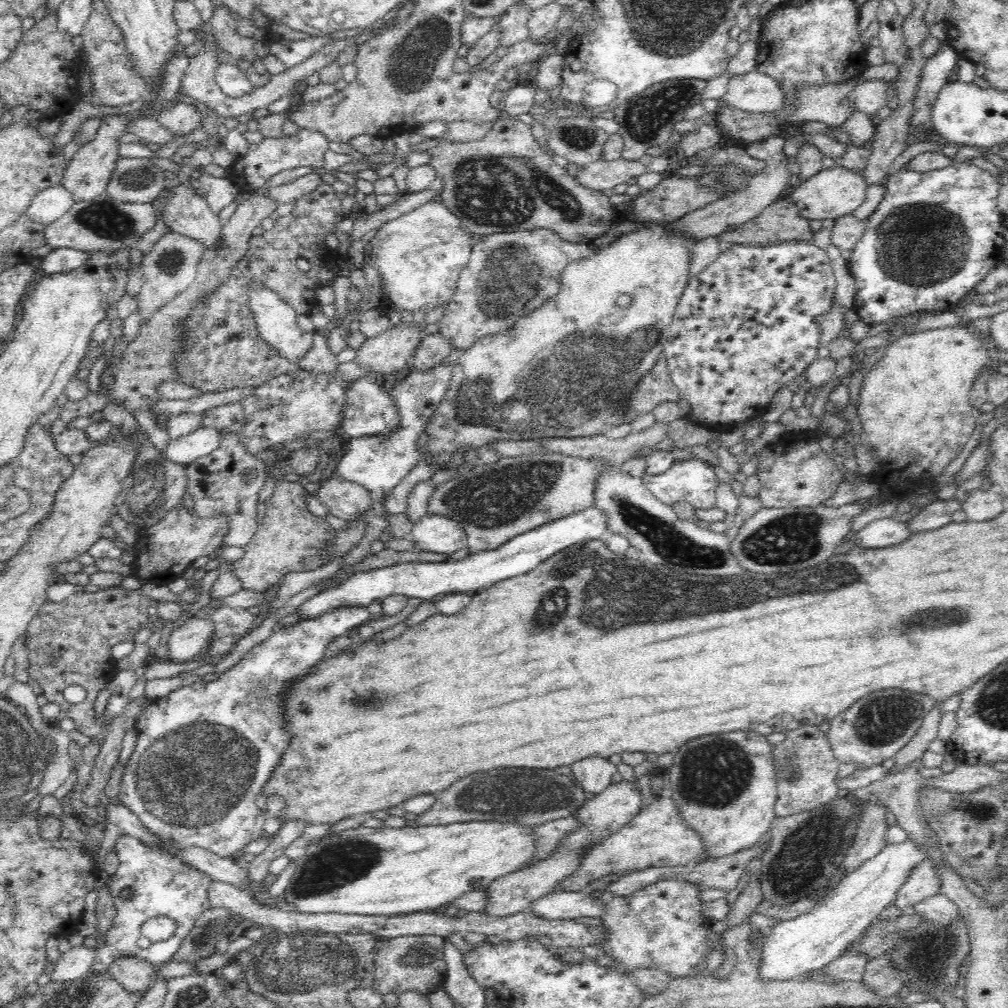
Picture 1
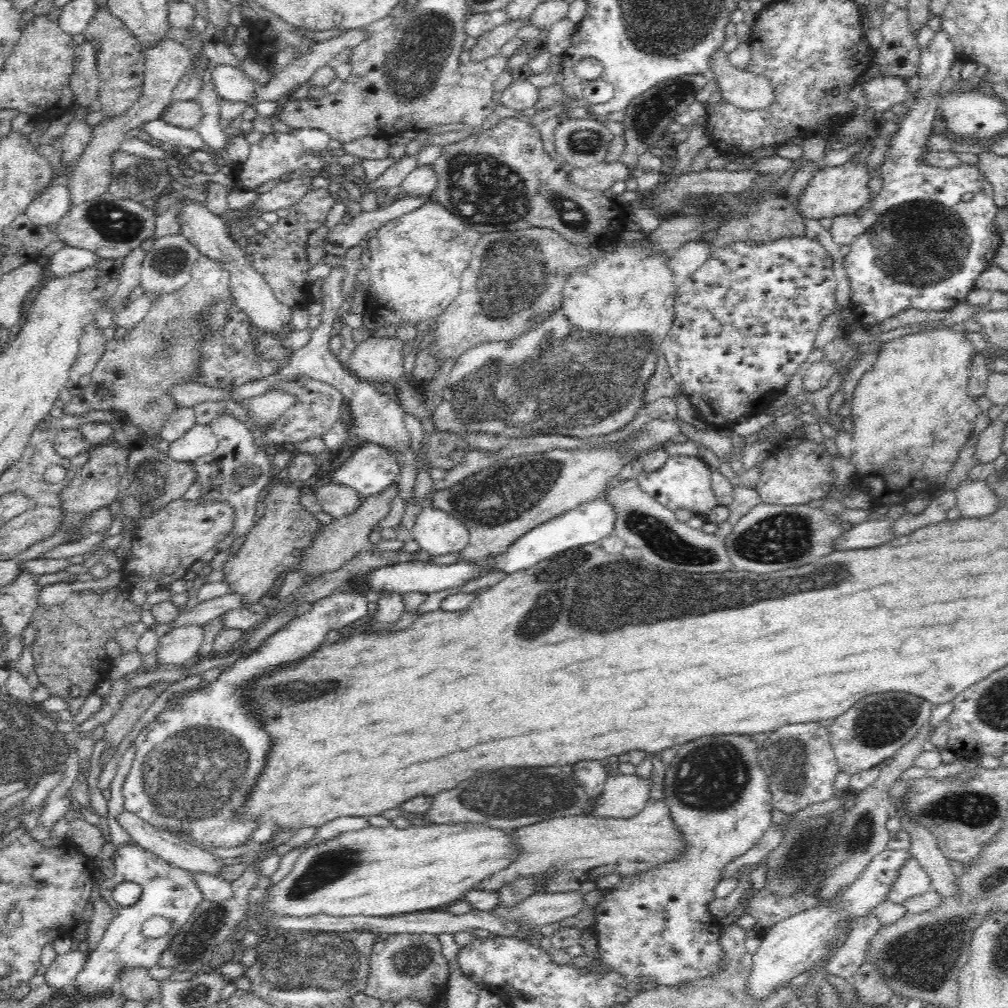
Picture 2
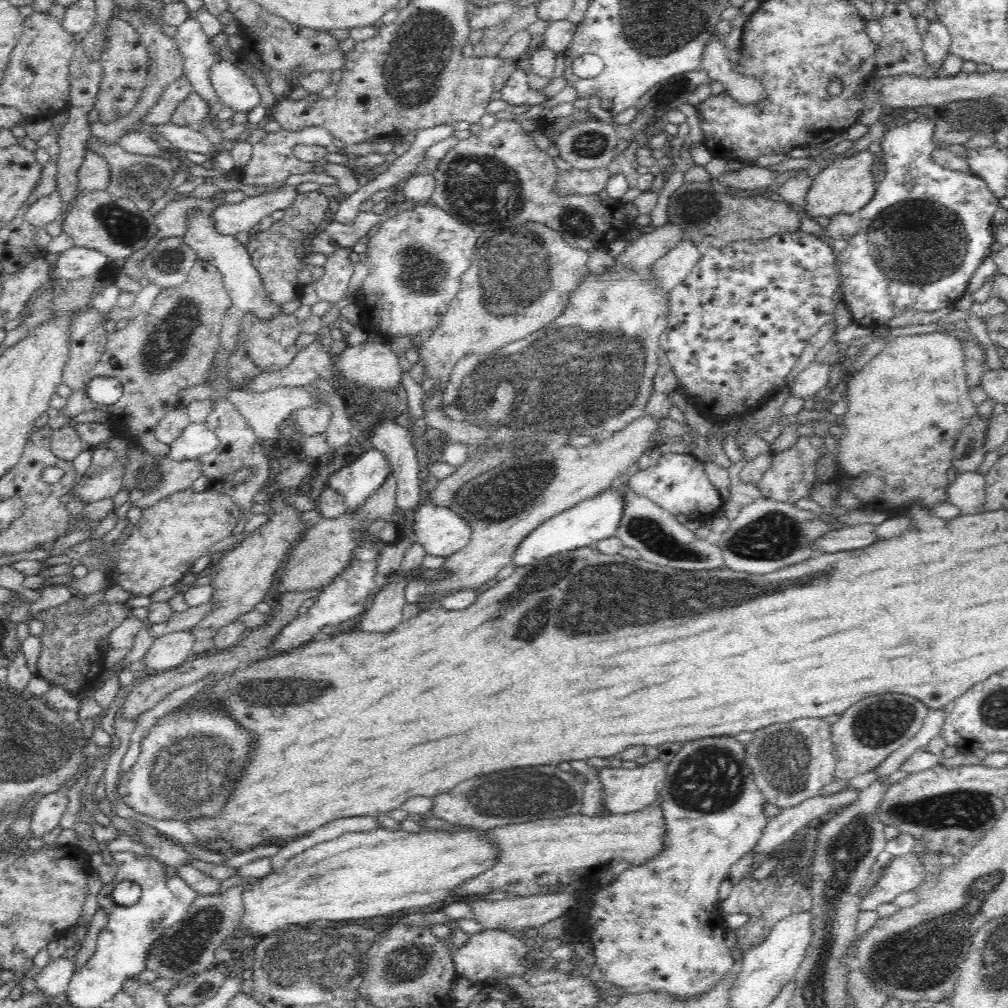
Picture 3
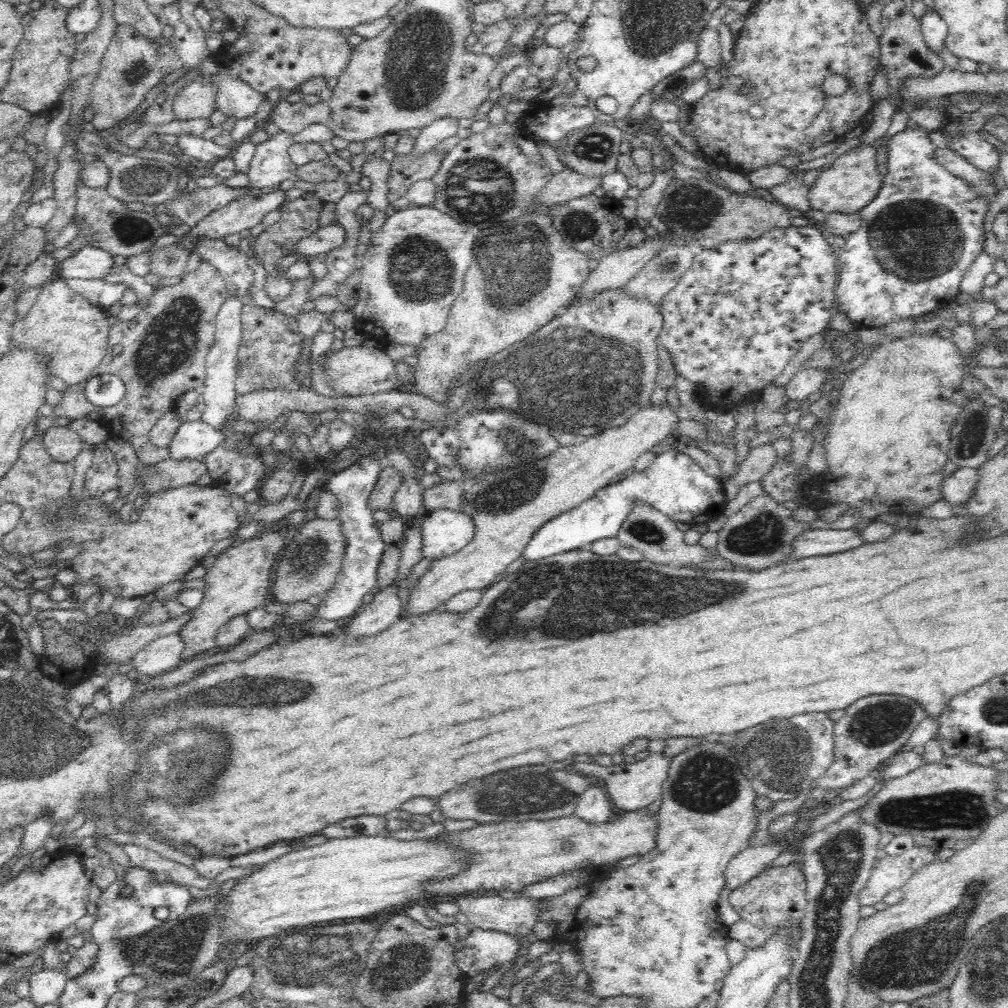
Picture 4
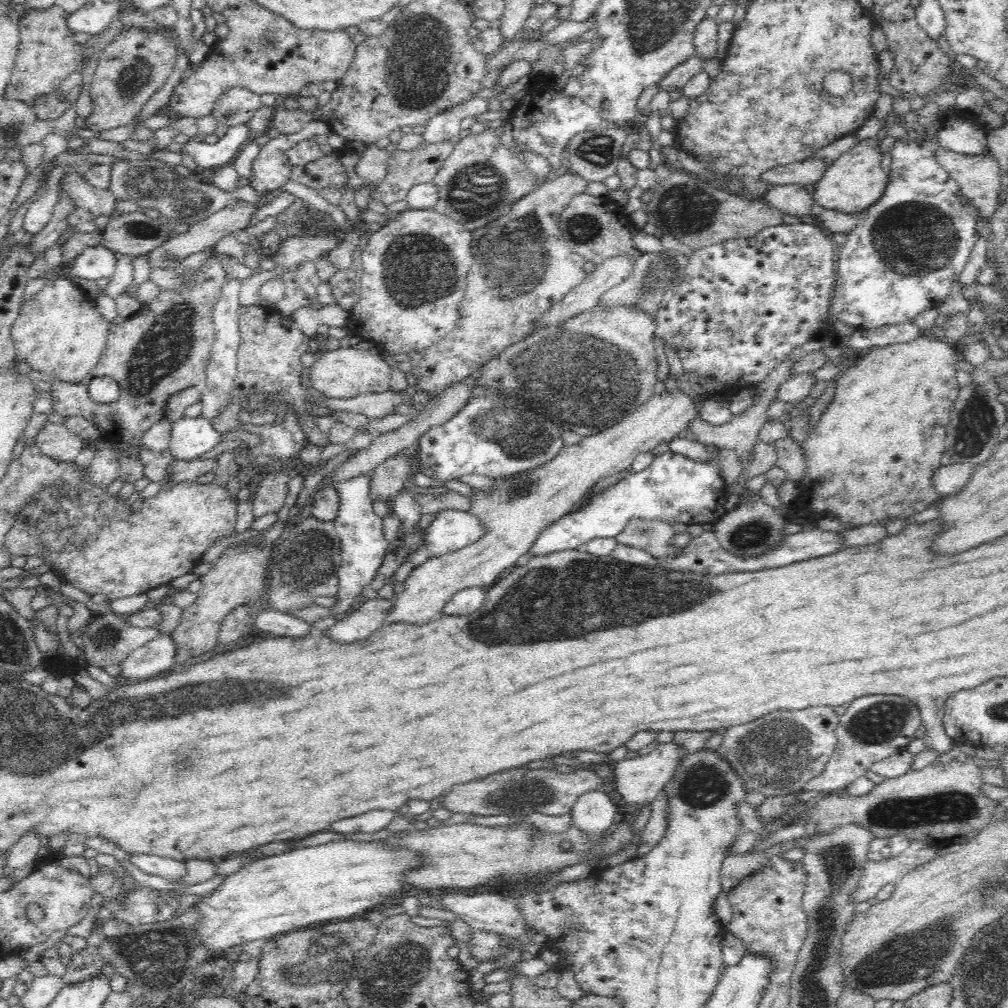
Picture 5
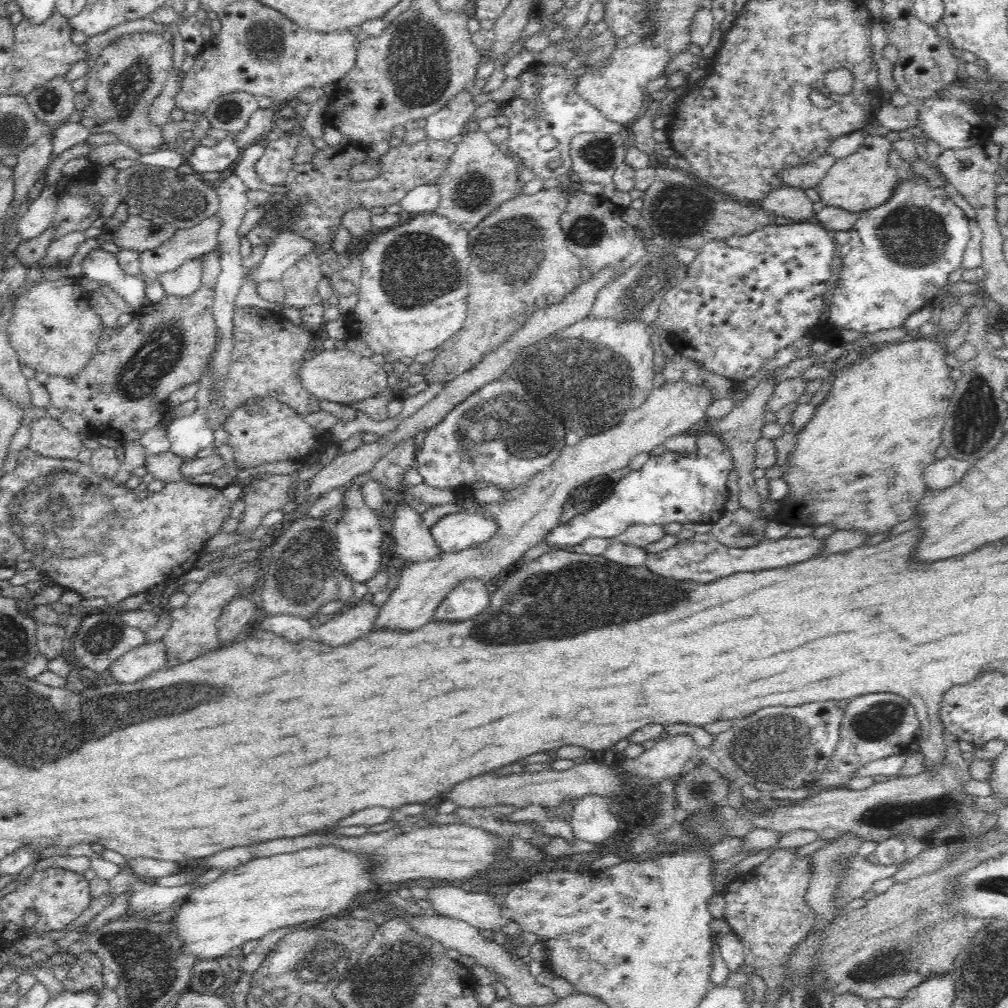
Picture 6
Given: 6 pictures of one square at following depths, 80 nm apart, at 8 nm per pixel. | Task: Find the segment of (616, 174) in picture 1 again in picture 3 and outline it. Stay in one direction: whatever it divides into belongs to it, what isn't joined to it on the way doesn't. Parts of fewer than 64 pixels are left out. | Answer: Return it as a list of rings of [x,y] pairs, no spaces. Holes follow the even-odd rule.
[[[596,168],[594,170],[571,169],[561,171],[555,182],[558,194],[596,194],[604,190],[611,175],[616,169]]]

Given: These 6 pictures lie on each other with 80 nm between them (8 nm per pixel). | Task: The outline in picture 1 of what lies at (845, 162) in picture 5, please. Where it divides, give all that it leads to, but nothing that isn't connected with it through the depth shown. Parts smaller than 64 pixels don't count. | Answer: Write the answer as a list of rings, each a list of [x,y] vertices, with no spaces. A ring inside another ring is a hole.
[[[842,165],[822,169],[814,176],[808,177],[802,184],[794,186],[787,195],[798,208],[802,217],[808,220],[836,220],[837,218],[851,214],[860,204],[866,200],[866,188],[868,183],[864,175],[850,170]]]

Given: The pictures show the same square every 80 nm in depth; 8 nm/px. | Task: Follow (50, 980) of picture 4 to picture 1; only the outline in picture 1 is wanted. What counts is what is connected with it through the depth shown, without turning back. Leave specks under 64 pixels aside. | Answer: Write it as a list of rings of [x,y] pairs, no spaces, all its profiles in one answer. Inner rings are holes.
[[[81,946],[72,947],[61,953],[51,972],[52,982],[68,982],[78,980],[92,968],[96,951],[95,948]]]

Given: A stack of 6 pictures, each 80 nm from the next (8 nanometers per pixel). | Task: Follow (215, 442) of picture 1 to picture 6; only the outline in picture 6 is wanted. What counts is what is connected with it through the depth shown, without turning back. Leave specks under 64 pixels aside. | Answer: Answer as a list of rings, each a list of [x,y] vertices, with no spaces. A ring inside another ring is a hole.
[[[216,349],[212,352],[198,382],[199,391],[194,396],[198,403],[196,410],[190,415],[177,416],[167,426],[170,451],[178,458],[189,457],[191,459],[204,448],[212,446],[215,441],[214,430],[208,428],[206,422],[207,406],[210,403],[209,391],[213,383],[211,364],[215,354]]]

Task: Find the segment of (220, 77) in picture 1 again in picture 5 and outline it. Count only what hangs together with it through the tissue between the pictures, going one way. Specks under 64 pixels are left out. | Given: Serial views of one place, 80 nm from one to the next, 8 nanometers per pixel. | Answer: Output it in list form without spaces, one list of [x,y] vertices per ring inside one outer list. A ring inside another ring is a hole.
[[[234,86],[234,88],[228,88],[218,98],[211,114],[224,126],[240,126],[240,124],[247,124],[256,110],[262,106],[260,95],[254,94],[247,88]]]

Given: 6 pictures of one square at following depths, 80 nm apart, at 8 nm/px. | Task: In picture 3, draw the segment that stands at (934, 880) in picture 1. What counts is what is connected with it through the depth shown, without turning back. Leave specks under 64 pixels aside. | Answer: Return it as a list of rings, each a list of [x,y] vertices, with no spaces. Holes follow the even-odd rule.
[[[915,852],[896,857],[886,865],[871,893],[866,895],[859,904],[862,911],[876,911],[877,906],[892,902],[901,892],[910,892],[921,885],[926,871],[921,858]]]

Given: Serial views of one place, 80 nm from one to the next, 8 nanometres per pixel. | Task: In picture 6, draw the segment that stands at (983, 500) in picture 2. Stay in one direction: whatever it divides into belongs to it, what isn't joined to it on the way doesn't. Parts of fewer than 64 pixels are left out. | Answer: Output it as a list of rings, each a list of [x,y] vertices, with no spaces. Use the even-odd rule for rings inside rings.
[[[950,455],[936,459],[923,470],[923,479],[931,490],[940,490],[954,486],[967,473],[972,462],[958,460]]]

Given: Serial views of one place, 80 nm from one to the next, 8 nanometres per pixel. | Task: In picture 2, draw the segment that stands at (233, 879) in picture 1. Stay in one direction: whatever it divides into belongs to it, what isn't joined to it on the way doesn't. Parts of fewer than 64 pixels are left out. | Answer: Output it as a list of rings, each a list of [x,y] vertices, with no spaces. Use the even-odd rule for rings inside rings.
[[[124,810],[121,813],[120,818],[117,820],[120,826],[122,826],[122,828],[124,828],[124,830],[130,834],[134,844],[138,844],[138,846],[140,846],[142,849],[149,851],[155,856],[158,856],[160,859],[170,863],[170,865],[183,868],[184,870],[194,873],[202,872],[212,876],[216,876],[215,874],[218,872],[218,876],[223,878],[223,876],[220,875],[221,868],[224,868],[222,859],[216,858],[212,854],[206,852],[206,850],[201,850],[196,846],[191,846],[186,842],[182,842],[182,840],[179,840],[179,838],[170,833],[170,831],[155,828],[152,824],[149,824],[146,822],[146,820],[139,818],[132,812]]]

